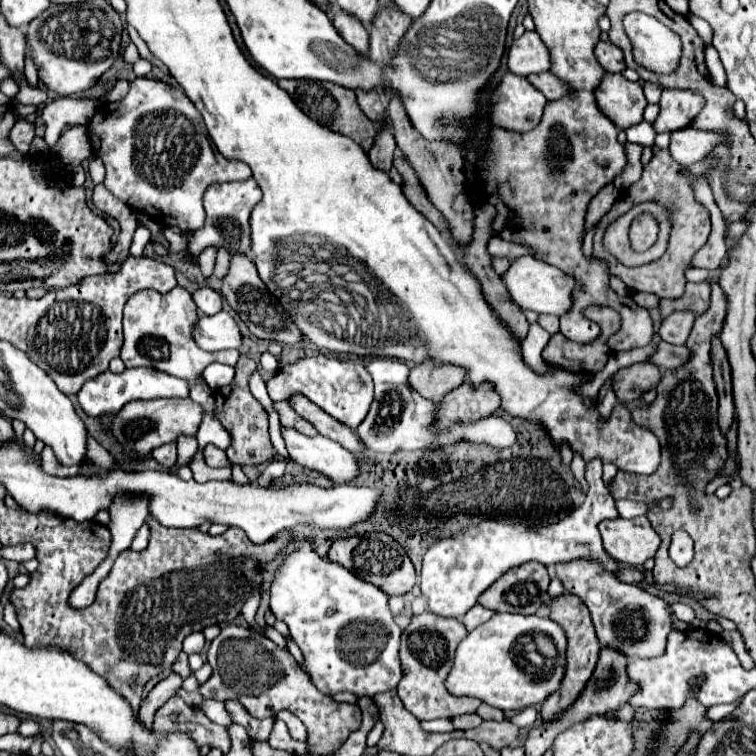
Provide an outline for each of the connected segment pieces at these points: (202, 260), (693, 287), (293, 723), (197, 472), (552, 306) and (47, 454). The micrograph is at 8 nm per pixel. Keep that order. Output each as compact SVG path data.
M213 246L205 248L201 254L199 254L199 268L203 272L205 278L209 278L213 274L213 266L215 266L215 256L217 256L217 250Z
M689 282L683 298L679 298L679 300L661 300L659 308L661 308L663 316L669 316L675 310L691 310L695 316L699 316L709 308L709 298L711 298L709 282L701 282L701 284L691 284Z
M279 712L279 714L277 714L277 718L279 718L279 720L283 720L283 722L287 724L289 734L291 734L291 738L293 738L293 740L305 742L305 734L307 734L307 730L305 730L303 722L301 722L293 712Z
M199 448L193 456L193 460L187 464L193 472L193 478L197 482L207 482L207 480L219 480L219 478L229 478L229 474L225 474L225 470L213 470L205 464L205 458L203 458L203 448Z
M519 256L519 258L511 260L507 272L503 274L503 282L505 282L511 298L523 310L535 310L539 314L555 314L555 316L561 316L573 304L571 292L575 288L575 280L571 276L563 274L559 268L549 266L545 262L539 262L533 256Z
M45 446L45 450L41 452L41 458L39 458L39 466L43 468L43 472L51 474L51 476L61 476L61 478L67 478L67 476L75 476L79 472L79 466L71 466L71 468L65 468L65 466L59 466L55 462L55 456L51 452L51 448Z

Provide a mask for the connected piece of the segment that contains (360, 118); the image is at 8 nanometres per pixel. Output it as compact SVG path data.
M279 80L277 82L283 90L289 92L289 96L295 100L295 104L313 120L319 120L321 126L327 126L333 132L341 132L351 136L365 152L371 148L373 144L373 136L379 130L377 122L371 122L363 110L357 104L357 96L355 90L333 84L333 82L317 82L317 80Z

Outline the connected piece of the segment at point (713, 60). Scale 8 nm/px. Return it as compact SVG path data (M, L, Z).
M713 46L707 48L707 54L705 54L705 62L707 62L707 68L709 68L709 74L711 74L711 80L715 84L725 84L725 70L723 70L723 64L717 56L717 50Z

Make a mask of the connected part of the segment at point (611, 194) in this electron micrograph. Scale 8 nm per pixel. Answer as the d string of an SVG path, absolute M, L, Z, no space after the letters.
M603 188L603 190L591 200L589 210L587 210L587 224L585 224L585 230L589 230L595 222L599 222L601 216L605 216L605 214L611 210L615 198L619 198L619 192L617 192L615 188Z

